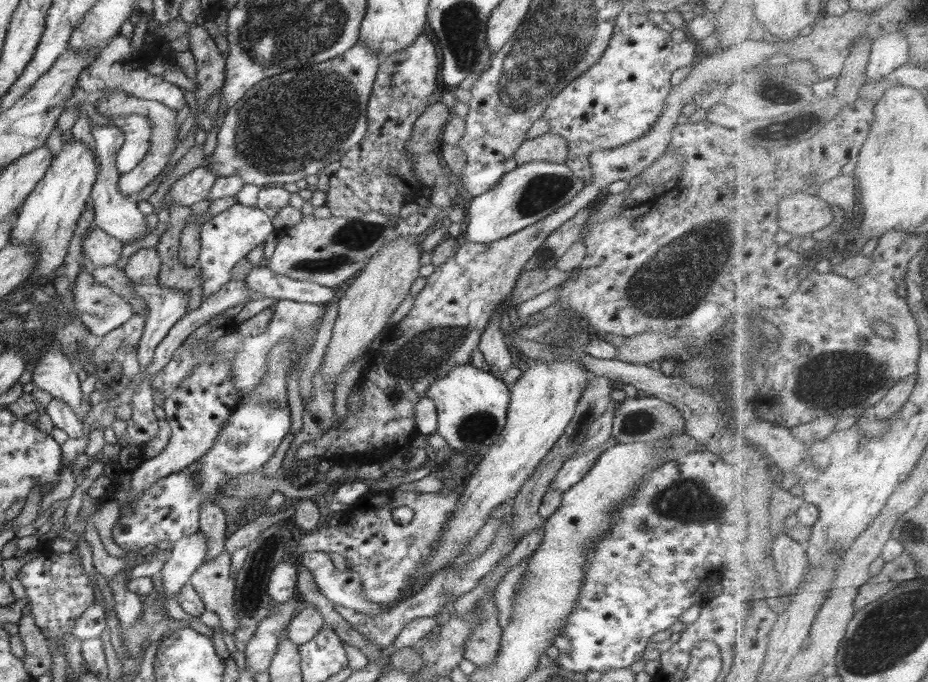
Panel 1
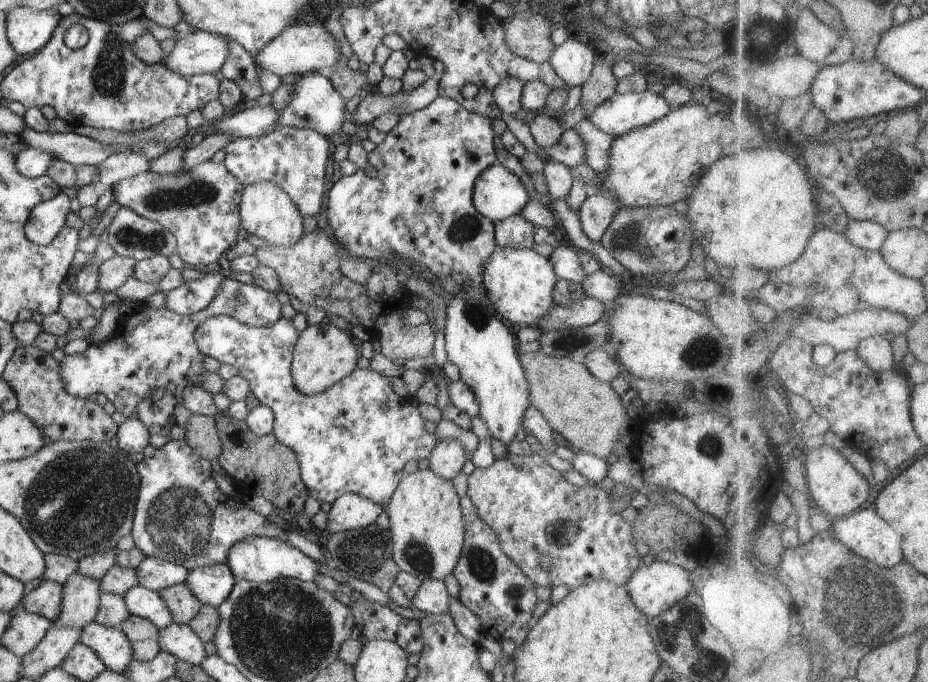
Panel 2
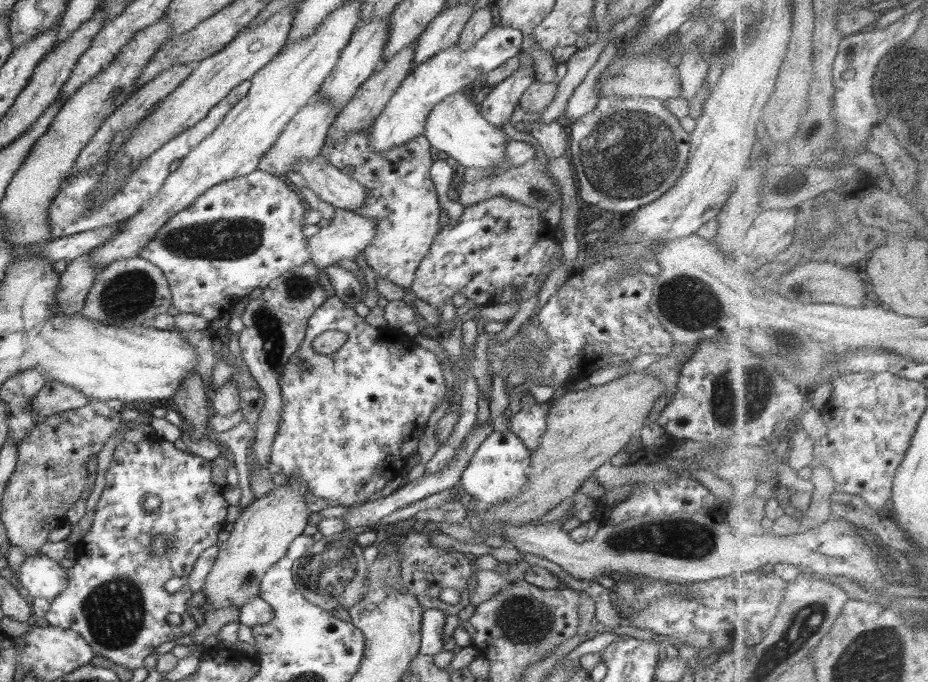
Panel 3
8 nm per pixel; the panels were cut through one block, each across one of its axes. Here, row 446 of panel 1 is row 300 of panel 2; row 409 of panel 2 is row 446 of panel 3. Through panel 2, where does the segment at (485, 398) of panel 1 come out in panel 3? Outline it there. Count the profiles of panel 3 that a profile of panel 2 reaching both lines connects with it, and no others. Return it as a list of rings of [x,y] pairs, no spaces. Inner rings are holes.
[[[492,431],[472,454],[468,466],[462,472],[459,484],[474,499],[494,506],[524,491],[528,483],[531,452],[512,431]]]

